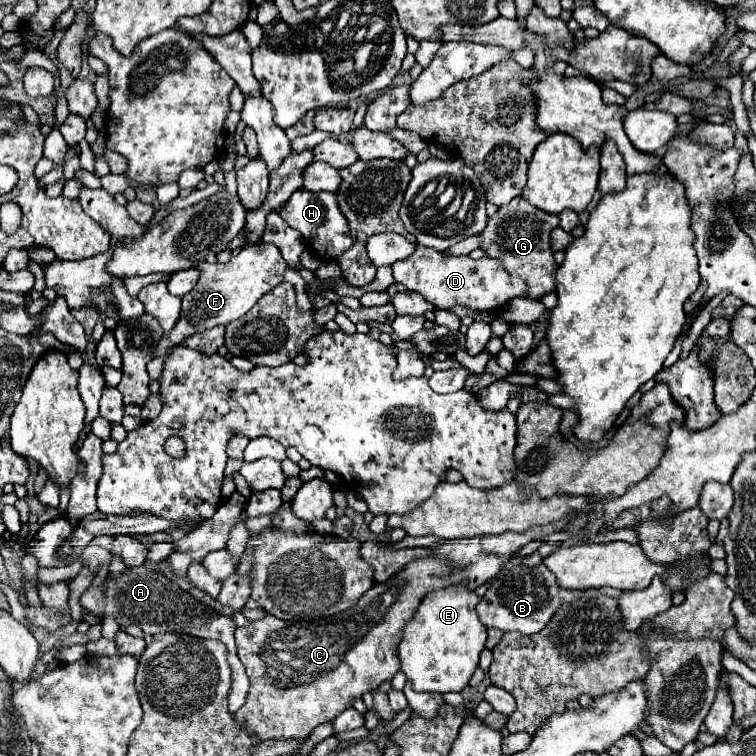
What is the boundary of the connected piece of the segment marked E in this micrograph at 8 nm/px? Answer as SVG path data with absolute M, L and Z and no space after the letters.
M462 584L448 586L430 592L406 622L398 642L398 658L400 670L416 692L462 692L468 686L486 644L486 626L474 610L478 602L480 598Z

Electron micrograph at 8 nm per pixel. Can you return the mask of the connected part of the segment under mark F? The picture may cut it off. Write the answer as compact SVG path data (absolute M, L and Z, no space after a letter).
M258 244L258 246L244 246L236 256L232 256L226 264L198 264L200 280L194 286L194 292L188 292L182 298L182 312L176 326L166 332L154 348L154 358L162 358L174 346L182 344L186 338L194 336L196 332L210 330L218 324L228 324L240 316L244 316L260 296L270 292L276 284L282 282L282 274L286 270L286 262L282 260L278 248L272 244Z

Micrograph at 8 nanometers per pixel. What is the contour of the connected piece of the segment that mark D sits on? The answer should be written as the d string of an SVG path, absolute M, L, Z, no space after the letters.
M418 246L410 258L394 264L392 270L394 270L394 280L398 284L422 294L436 308L446 308L446 310L460 304L472 310L496 312L502 306L506 306L512 298L526 296L526 284L518 276L510 276L502 268L502 264L490 258L472 260L468 256L444 256L442 252Z

